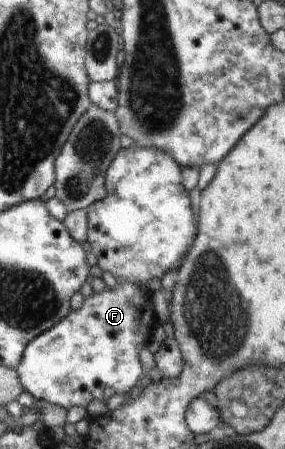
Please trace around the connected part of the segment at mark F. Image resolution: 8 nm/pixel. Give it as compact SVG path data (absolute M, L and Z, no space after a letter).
M120 278L117 279L117 288L112 290L109 287L103 293L94 293L92 297L84 300L81 308L76 311L68 313L59 324L54 325L53 328L49 328L47 332L40 333L35 339L31 341L24 349L23 359L17 364L17 373L23 382L26 391L29 391L34 398L39 400L49 401L53 405L61 405L65 409L70 409L74 405L87 407L88 403L93 400L107 400L115 393L125 393L129 395L129 391L139 383L137 379L141 377L141 363L139 363L139 349L142 348L143 343L145 343L145 333L149 333L149 329L154 328L158 325L156 321L156 313L153 311L153 300L151 291L145 289L143 285L132 284L131 282L125 282Z

